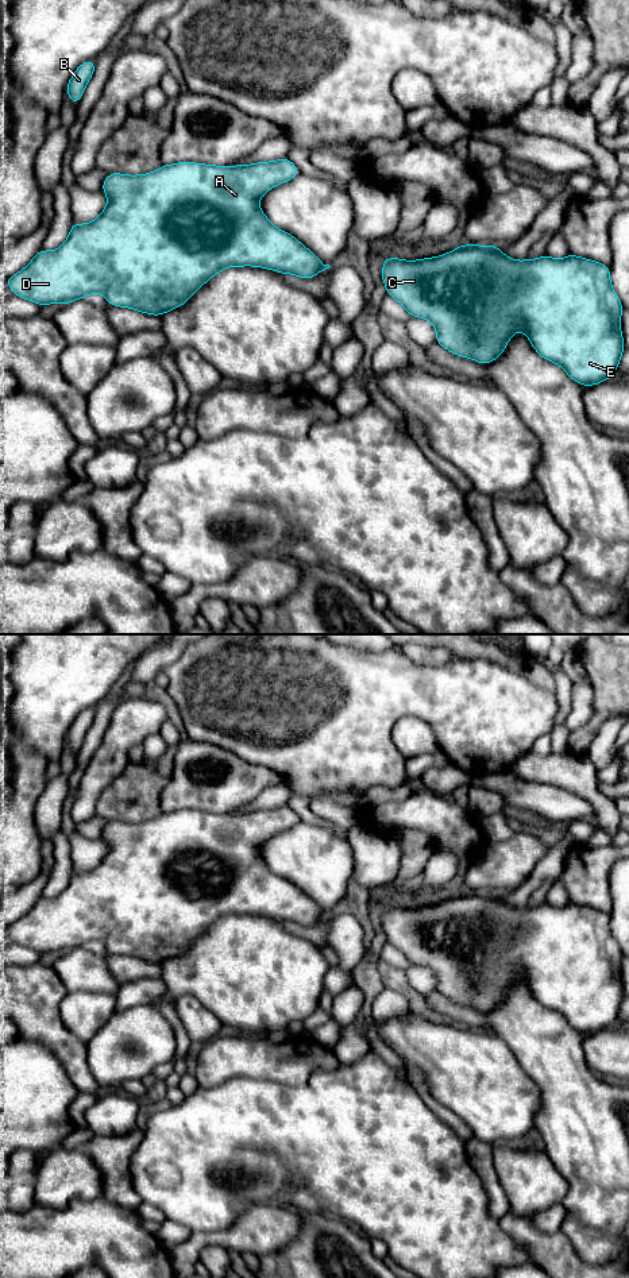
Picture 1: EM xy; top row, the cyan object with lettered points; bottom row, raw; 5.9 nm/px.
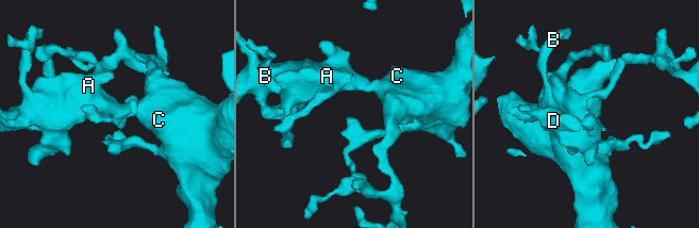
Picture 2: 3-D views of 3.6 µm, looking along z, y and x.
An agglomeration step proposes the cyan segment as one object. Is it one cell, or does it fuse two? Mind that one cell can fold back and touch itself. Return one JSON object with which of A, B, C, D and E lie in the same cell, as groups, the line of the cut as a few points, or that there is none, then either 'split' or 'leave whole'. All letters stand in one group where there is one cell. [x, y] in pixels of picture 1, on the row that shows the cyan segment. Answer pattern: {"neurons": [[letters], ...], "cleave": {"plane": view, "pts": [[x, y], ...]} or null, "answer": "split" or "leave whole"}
{"neurons": [["A", "B", "C", "D", "E"]], "cleave": null, "answer": "leave whole"}

